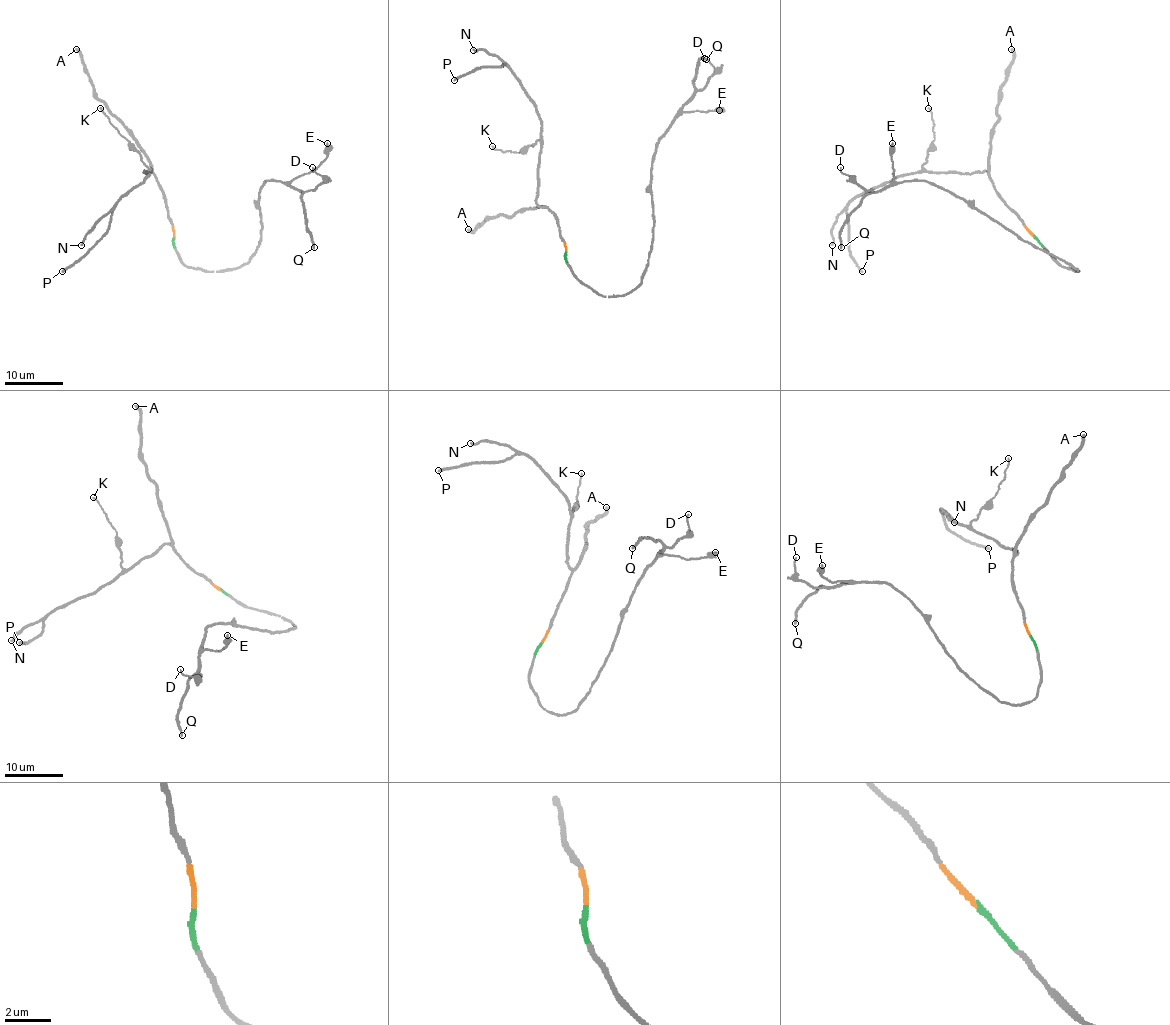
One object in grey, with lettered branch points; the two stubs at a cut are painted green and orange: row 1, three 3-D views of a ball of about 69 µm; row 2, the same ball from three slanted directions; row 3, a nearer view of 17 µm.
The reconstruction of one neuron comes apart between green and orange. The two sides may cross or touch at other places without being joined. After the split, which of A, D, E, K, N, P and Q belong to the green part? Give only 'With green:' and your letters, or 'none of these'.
With green: D, E, Q

